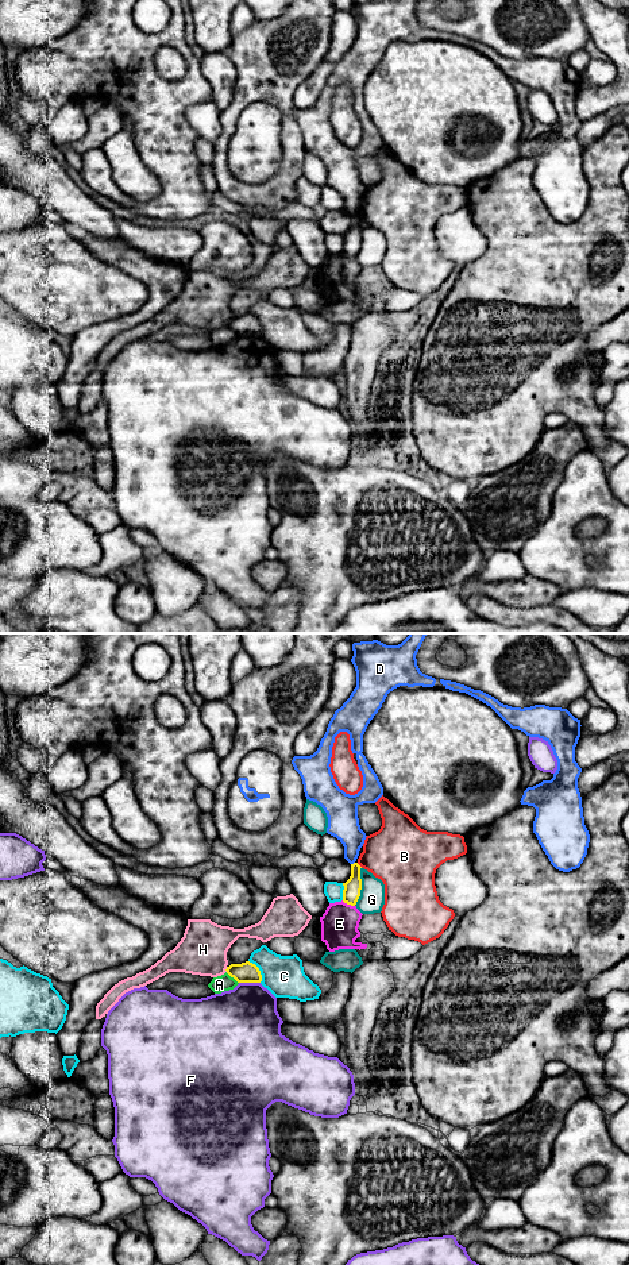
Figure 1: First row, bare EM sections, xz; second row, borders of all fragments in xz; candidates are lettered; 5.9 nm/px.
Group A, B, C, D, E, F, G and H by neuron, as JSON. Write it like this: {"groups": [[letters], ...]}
{"groups": [["A"], ["B"], ["C"], ["D"], ["E"], ["F"], ["G"], ["H"]]}

